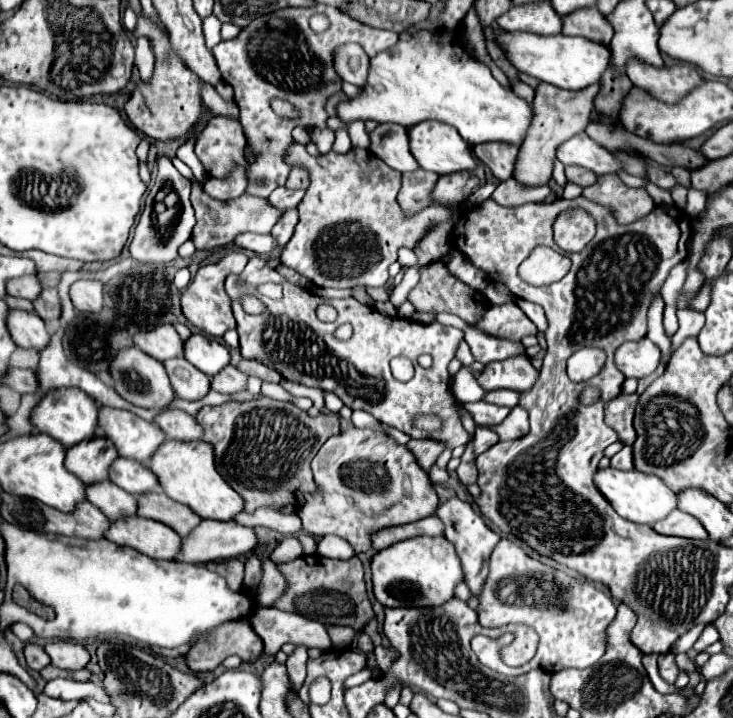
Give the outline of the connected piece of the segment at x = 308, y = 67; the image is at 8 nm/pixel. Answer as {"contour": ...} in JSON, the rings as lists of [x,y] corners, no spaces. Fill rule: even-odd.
{"contour":[[[315,5],[309,9],[287,7],[257,17],[253,19],[253,23],[243,27],[235,39],[221,41],[217,47],[213,47],[213,57],[223,75],[223,81],[229,83],[235,91],[235,103],[241,111],[239,121],[257,157],[257,161],[249,165],[247,171],[249,195],[265,199],[277,187],[285,185],[285,179],[291,169],[287,169],[287,165],[283,163],[283,153],[293,141],[293,127],[325,127],[325,101],[329,95],[341,91],[341,79],[333,69],[333,51],[343,43],[359,43],[369,57],[375,57],[387,47],[393,47],[397,39],[397,33],[367,27],[347,17],[337,7]],[[315,13],[323,13],[329,17],[329,29],[325,33],[315,33],[309,27],[309,15]],[[273,97],[289,101],[299,111],[299,117],[285,119],[273,113]]]}

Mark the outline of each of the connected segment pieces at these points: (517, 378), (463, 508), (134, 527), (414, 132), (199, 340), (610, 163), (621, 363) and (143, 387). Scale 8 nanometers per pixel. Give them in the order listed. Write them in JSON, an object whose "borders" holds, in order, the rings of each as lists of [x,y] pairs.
{"borders":[[[[525,353],[507,357],[503,361],[491,361],[485,365],[481,375],[477,377],[477,383],[485,391],[493,389],[513,389],[513,391],[525,391],[537,381],[537,369],[531,365],[529,357]]],[[[449,499],[445,503],[441,503],[435,511],[435,515],[443,521],[445,525],[445,539],[449,539],[449,543],[453,543],[457,557],[461,559],[461,569],[465,571],[465,583],[467,587],[479,595],[481,585],[489,573],[489,555],[493,551],[493,547],[497,545],[497,541],[501,539],[495,531],[491,531],[485,521],[481,519],[481,515],[473,513],[473,507],[467,501],[461,499]]],[[[139,515],[113,521],[113,527],[105,533],[105,539],[145,553],[151,559],[173,559],[181,547],[181,537],[171,531],[171,527]]],[[[429,121],[429,123],[419,123],[407,129],[409,135],[409,143],[411,143],[411,153],[417,159],[419,167],[433,171],[437,175],[445,175],[445,173],[455,173],[455,171],[471,171],[475,169],[475,157],[471,147],[461,139],[461,135],[457,133],[455,127],[449,127],[447,123],[437,123],[437,121]]],[[[193,333],[185,339],[185,355],[191,365],[195,365],[205,375],[219,373],[225,365],[229,365],[229,351],[215,339],[209,339],[201,333]]],[[[579,133],[557,149],[557,159],[563,165],[579,165],[585,169],[591,169],[597,175],[603,173],[615,173],[621,169],[621,163],[607,153],[601,145],[597,145],[593,139],[587,137],[587,133]]],[[[647,337],[637,343],[623,343],[615,355],[619,371],[625,377],[635,377],[635,379],[651,375],[657,369],[659,361],[661,361],[661,351]]],[[[123,347],[121,353],[117,353],[111,363],[109,363],[109,375],[113,377],[113,383],[115,383],[115,391],[129,403],[137,405],[137,407],[147,407],[147,409],[165,409],[171,399],[175,397],[173,389],[171,389],[171,383],[169,383],[169,377],[165,373],[165,367],[145,355],[141,349],[137,347]]]]}

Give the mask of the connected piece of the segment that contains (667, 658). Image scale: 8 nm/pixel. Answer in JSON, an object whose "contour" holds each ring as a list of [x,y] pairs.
{"contour":[[[673,653],[659,655],[657,663],[659,663],[659,675],[661,675],[667,683],[675,683],[675,679],[677,679],[677,675],[679,675],[679,669],[677,669],[677,665],[675,665]]]}

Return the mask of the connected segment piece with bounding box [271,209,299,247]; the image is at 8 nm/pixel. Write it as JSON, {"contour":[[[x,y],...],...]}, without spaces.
{"contour":[[[287,209],[285,215],[281,215],[281,219],[277,221],[277,227],[273,227],[271,235],[273,235],[273,239],[275,239],[275,243],[279,247],[283,247],[291,239],[291,235],[295,231],[295,225],[297,225],[297,219],[299,219],[297,211],[295,209]]]}

